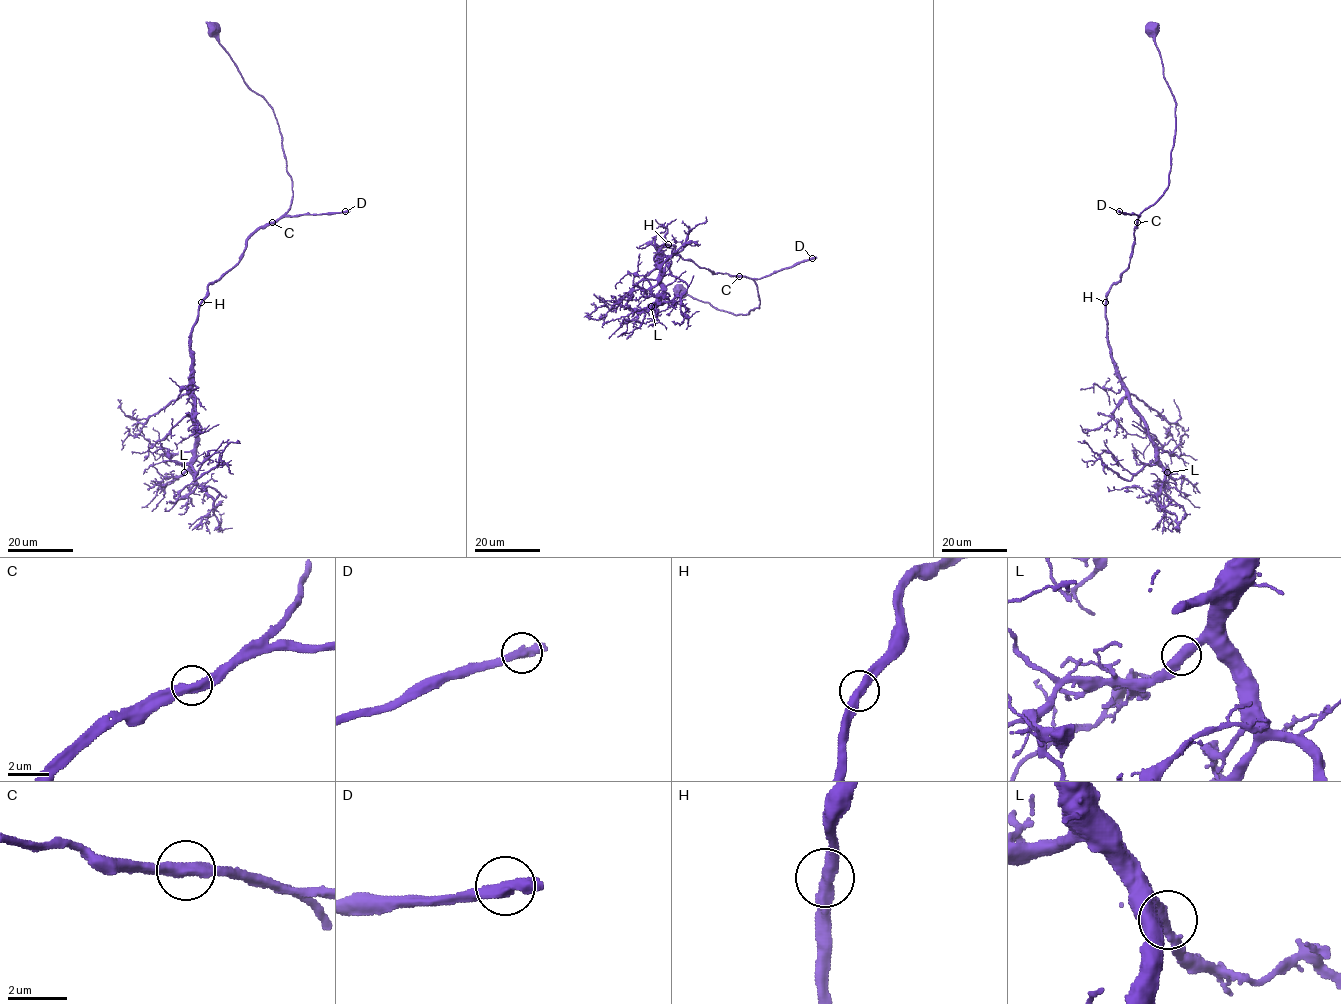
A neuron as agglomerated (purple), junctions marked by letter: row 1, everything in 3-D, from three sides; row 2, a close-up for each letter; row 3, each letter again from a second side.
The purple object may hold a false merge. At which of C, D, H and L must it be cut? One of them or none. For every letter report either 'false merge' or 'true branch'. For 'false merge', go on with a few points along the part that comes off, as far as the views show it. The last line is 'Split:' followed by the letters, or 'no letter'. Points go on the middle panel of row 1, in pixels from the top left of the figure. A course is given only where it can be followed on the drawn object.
C: true branch
D: true branch
H: true branch
L: true branch
Split: no letter

